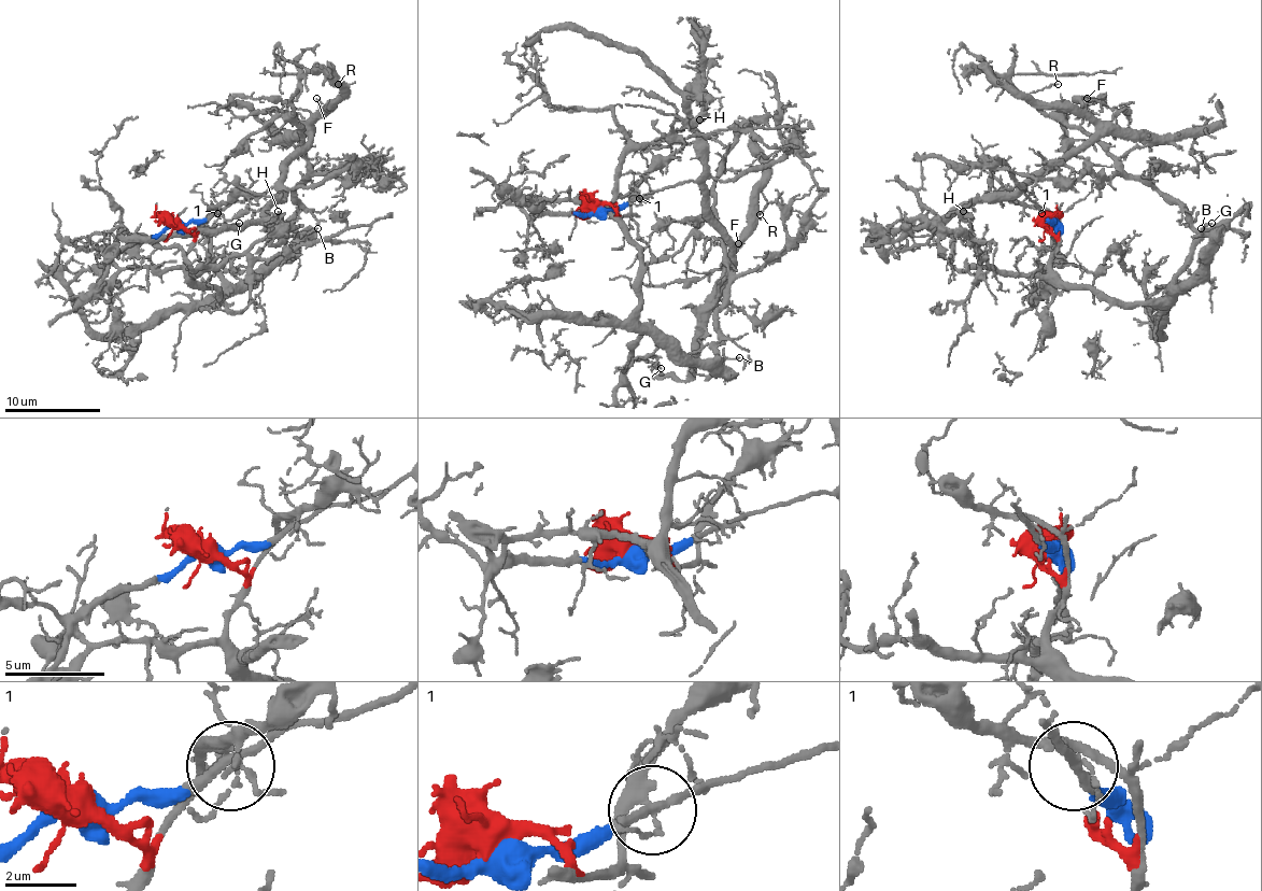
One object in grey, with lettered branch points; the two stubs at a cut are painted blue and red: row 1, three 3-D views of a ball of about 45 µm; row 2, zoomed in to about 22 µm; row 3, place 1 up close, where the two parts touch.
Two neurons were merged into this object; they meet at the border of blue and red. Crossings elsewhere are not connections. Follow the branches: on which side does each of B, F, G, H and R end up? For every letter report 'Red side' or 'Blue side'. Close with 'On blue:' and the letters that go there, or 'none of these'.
B: Red side
F: Blue side
G: Red side
H: Red side
R: Blue side
On blue: F, R

